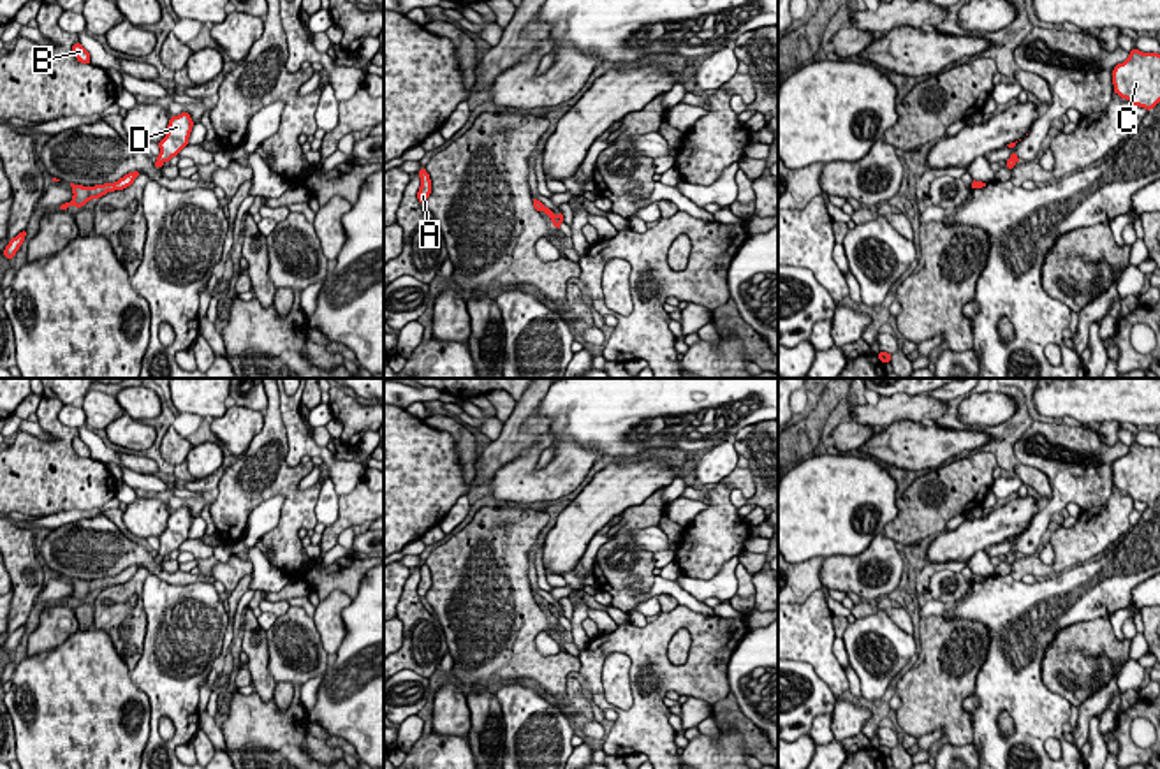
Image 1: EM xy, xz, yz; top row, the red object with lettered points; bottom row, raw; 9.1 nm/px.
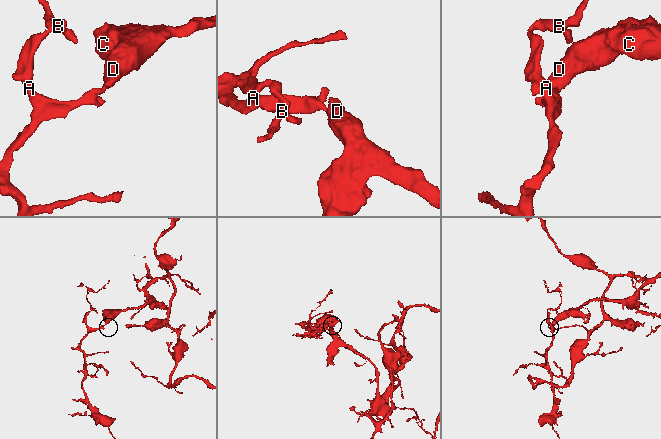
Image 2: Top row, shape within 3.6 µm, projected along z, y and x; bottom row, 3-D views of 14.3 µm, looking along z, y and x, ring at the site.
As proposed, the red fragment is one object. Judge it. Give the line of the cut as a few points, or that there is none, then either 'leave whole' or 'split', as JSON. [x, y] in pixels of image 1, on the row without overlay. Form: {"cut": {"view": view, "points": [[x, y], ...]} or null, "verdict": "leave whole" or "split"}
{"cut": null, "verdict": "leave whole"}

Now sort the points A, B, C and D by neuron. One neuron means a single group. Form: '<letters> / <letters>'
A B C D

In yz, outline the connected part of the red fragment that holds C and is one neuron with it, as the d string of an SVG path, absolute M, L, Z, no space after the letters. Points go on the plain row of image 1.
M1132 443L1112 465L1114 487L1134 500L1153 503L1160 496L1160 449Z

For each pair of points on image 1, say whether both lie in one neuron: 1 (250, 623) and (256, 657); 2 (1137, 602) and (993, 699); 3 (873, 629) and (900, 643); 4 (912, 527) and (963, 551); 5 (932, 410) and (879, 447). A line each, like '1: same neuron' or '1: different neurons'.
1: same neuron
2: different neurons
3: same neuron
4: different neurons
5: different neurons

